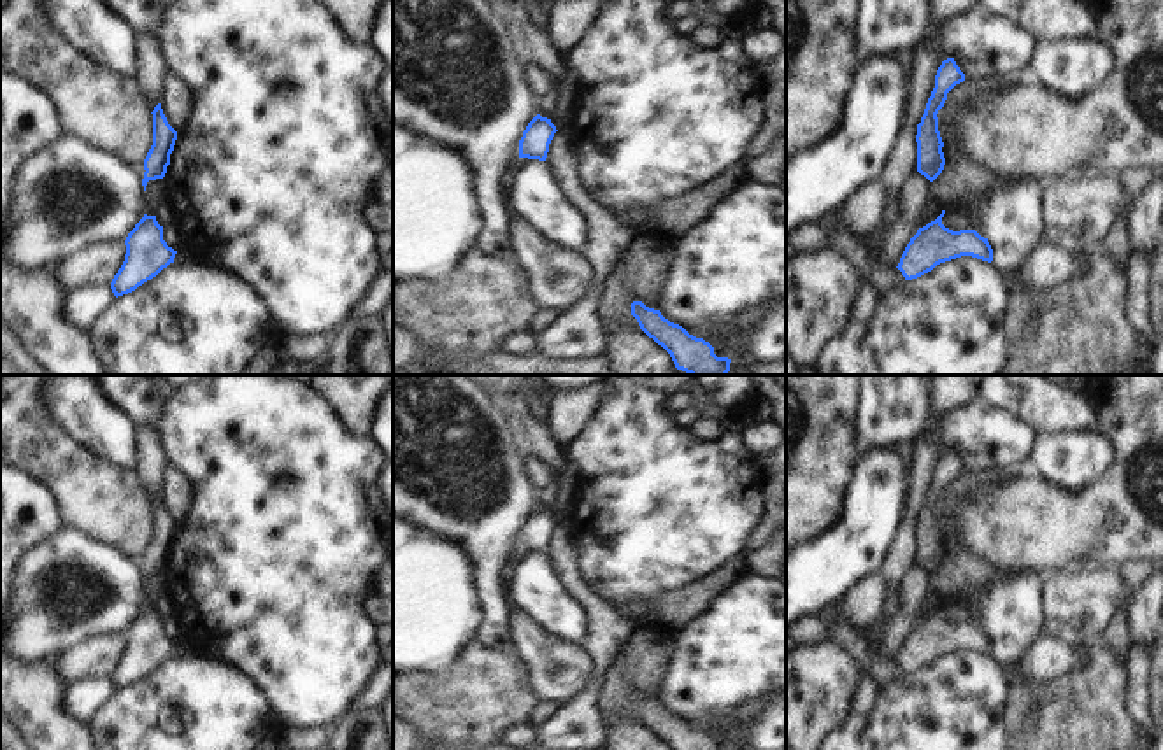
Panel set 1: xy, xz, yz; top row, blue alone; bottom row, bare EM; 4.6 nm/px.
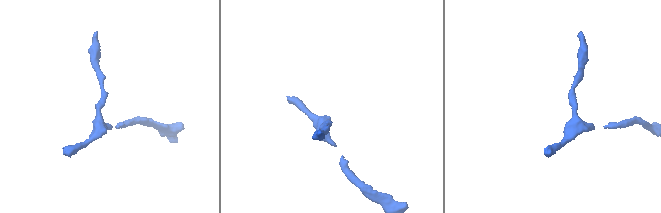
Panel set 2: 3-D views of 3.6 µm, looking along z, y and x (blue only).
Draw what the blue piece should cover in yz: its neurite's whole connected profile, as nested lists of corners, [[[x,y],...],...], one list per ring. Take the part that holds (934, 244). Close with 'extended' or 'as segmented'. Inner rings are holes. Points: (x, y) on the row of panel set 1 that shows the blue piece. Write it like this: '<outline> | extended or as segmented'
[[[945,210],[919,228],[917,233],[907,244],[898,270],[905,280],[917,279],[931,272],[937,265],[972,256],[982,261],[993,261],[993,249],[988,238],[981,237],[975,230],[953,231],[942,224]]] | as segmented

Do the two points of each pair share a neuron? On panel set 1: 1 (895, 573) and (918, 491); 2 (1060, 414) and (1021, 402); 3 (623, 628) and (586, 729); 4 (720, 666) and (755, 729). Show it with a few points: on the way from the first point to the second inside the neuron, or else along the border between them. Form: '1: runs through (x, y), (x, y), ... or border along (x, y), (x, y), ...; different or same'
1: runs through (904, 552), (911, 512); same
2: runs through (1051, 409), (1030, 402); same
3: runs through (600, 652), (599, 672), (586, 696), (586, 705); same
4: border along (737, 726), (739, 731); different

